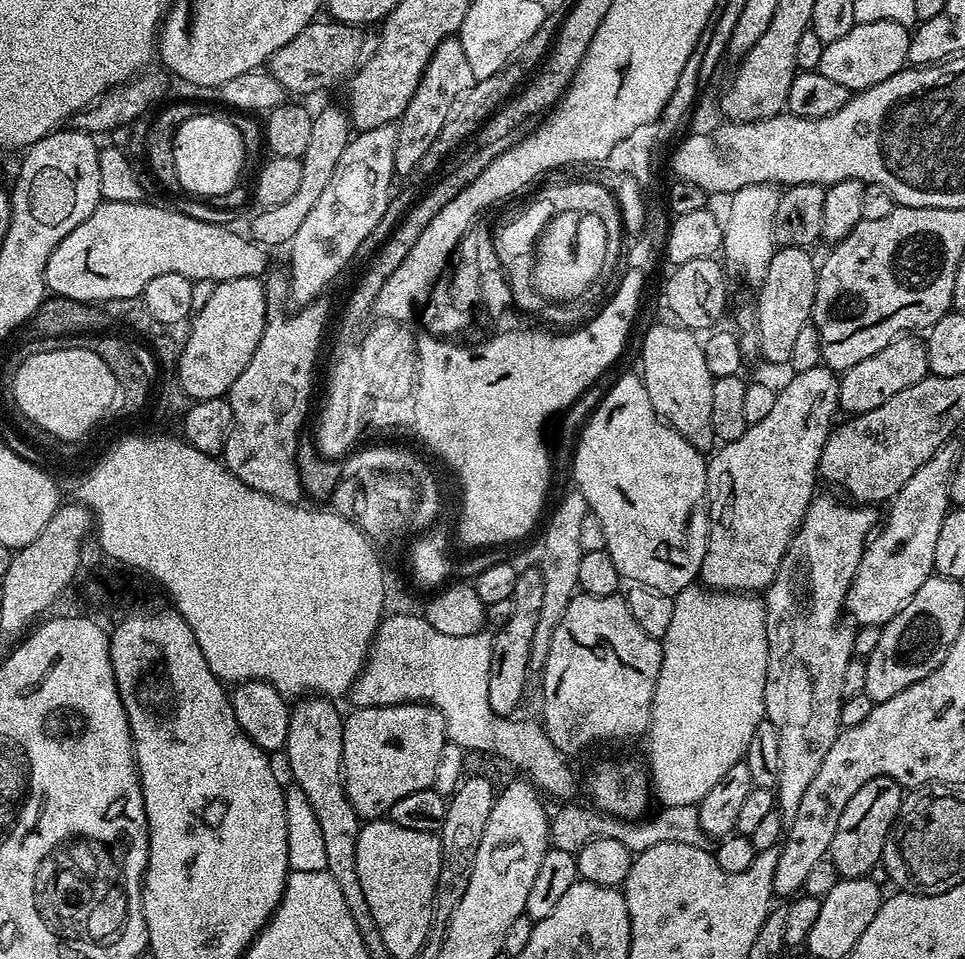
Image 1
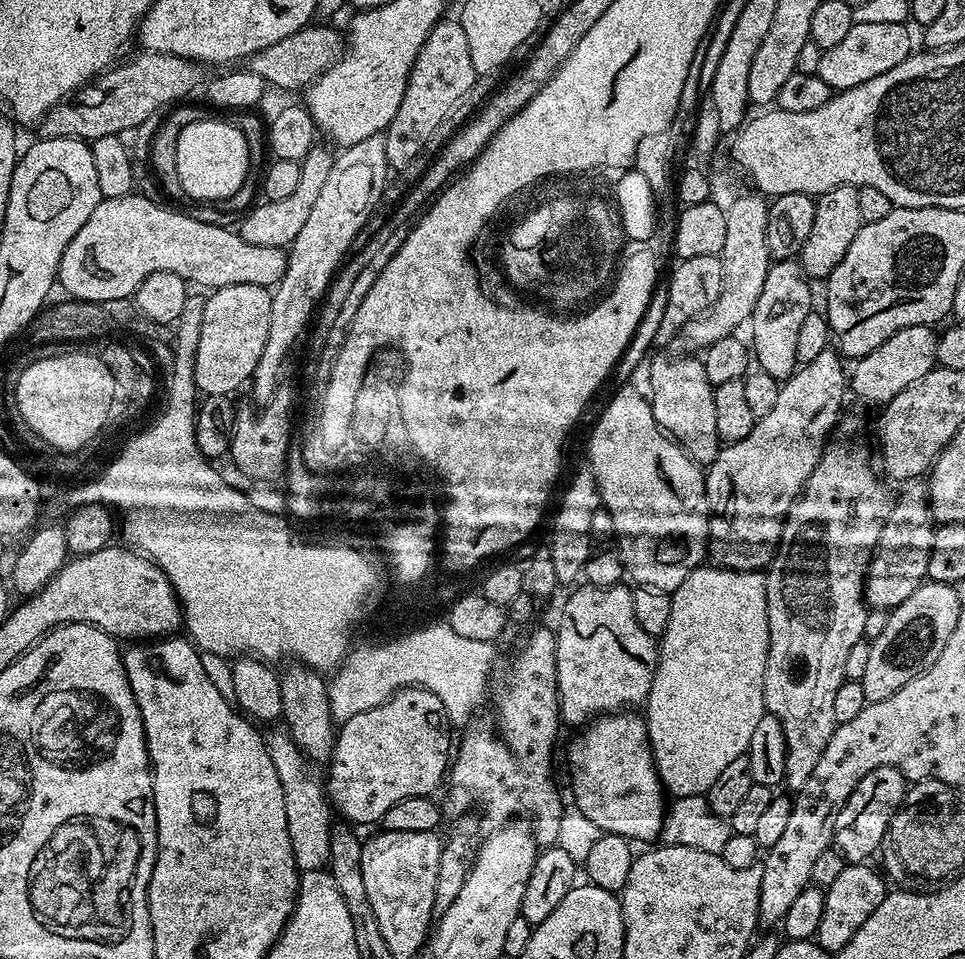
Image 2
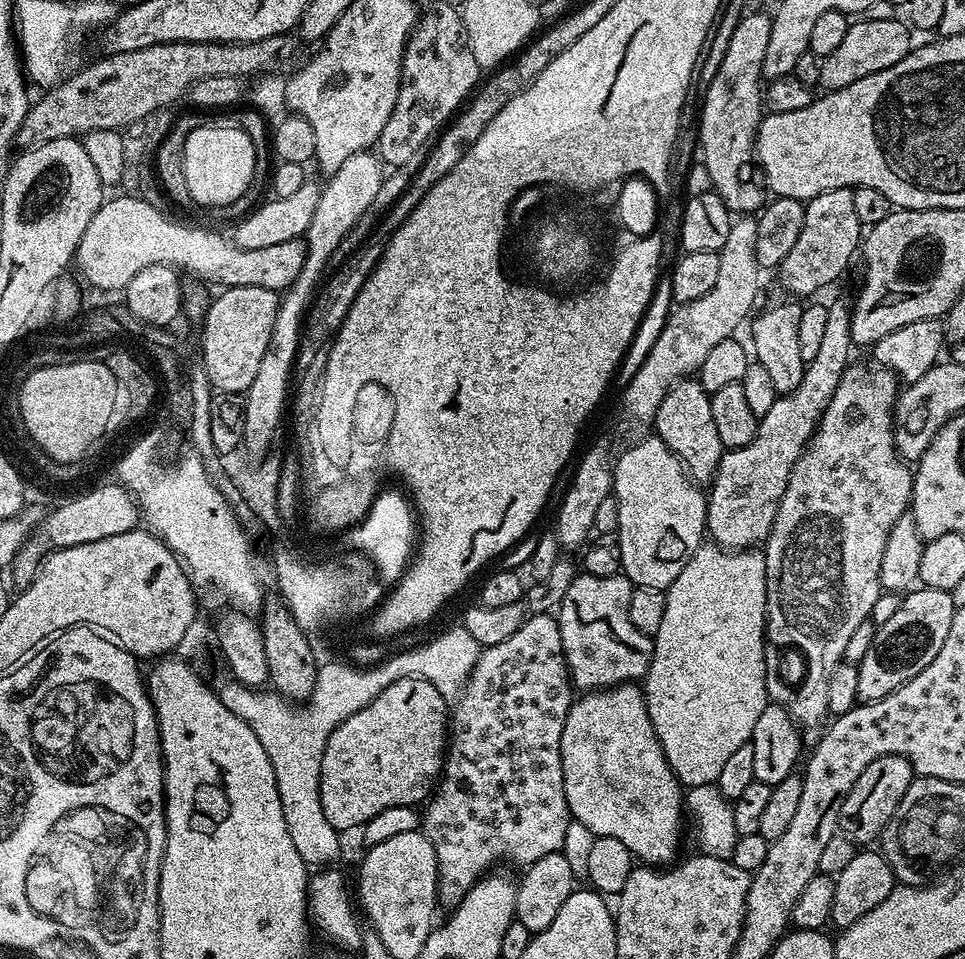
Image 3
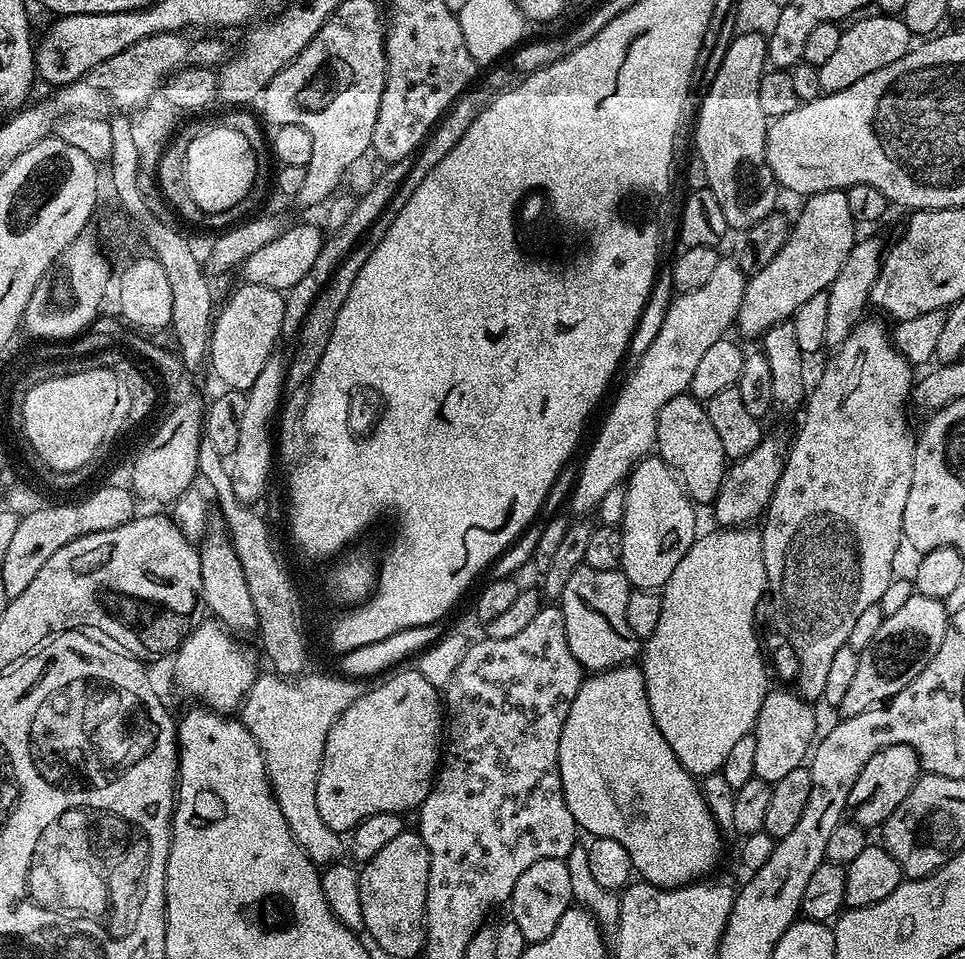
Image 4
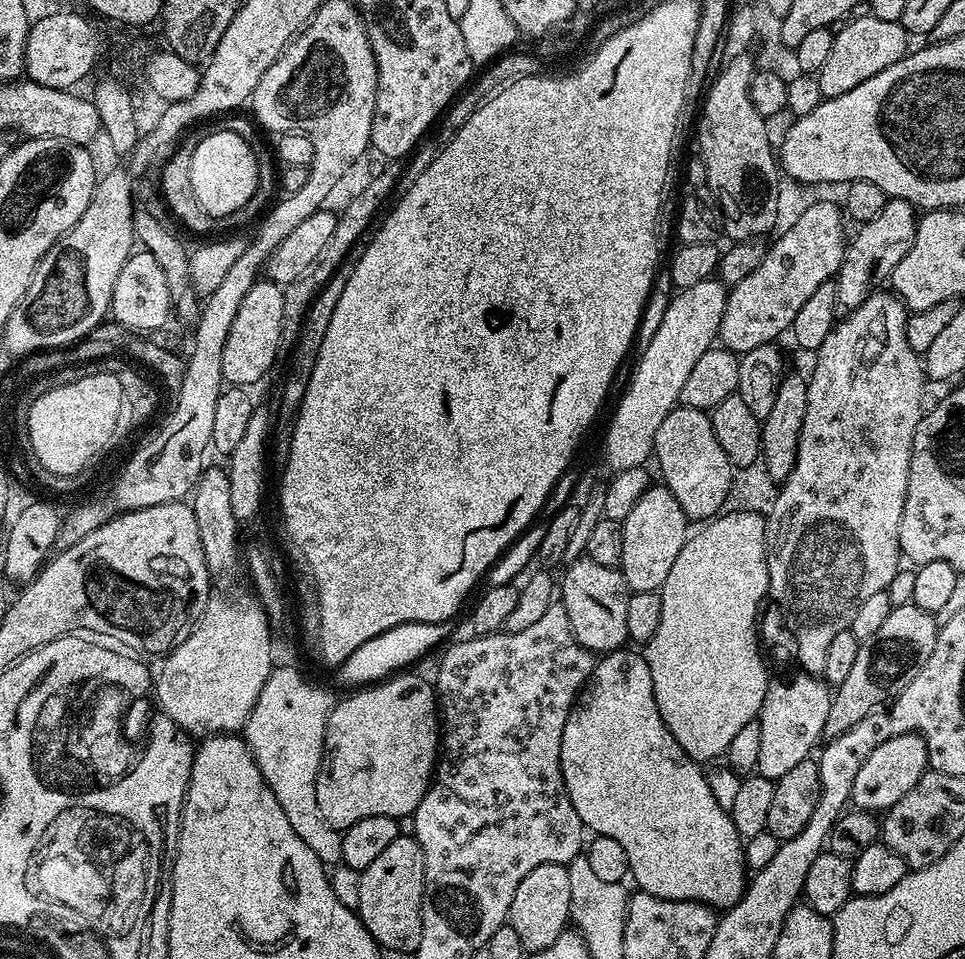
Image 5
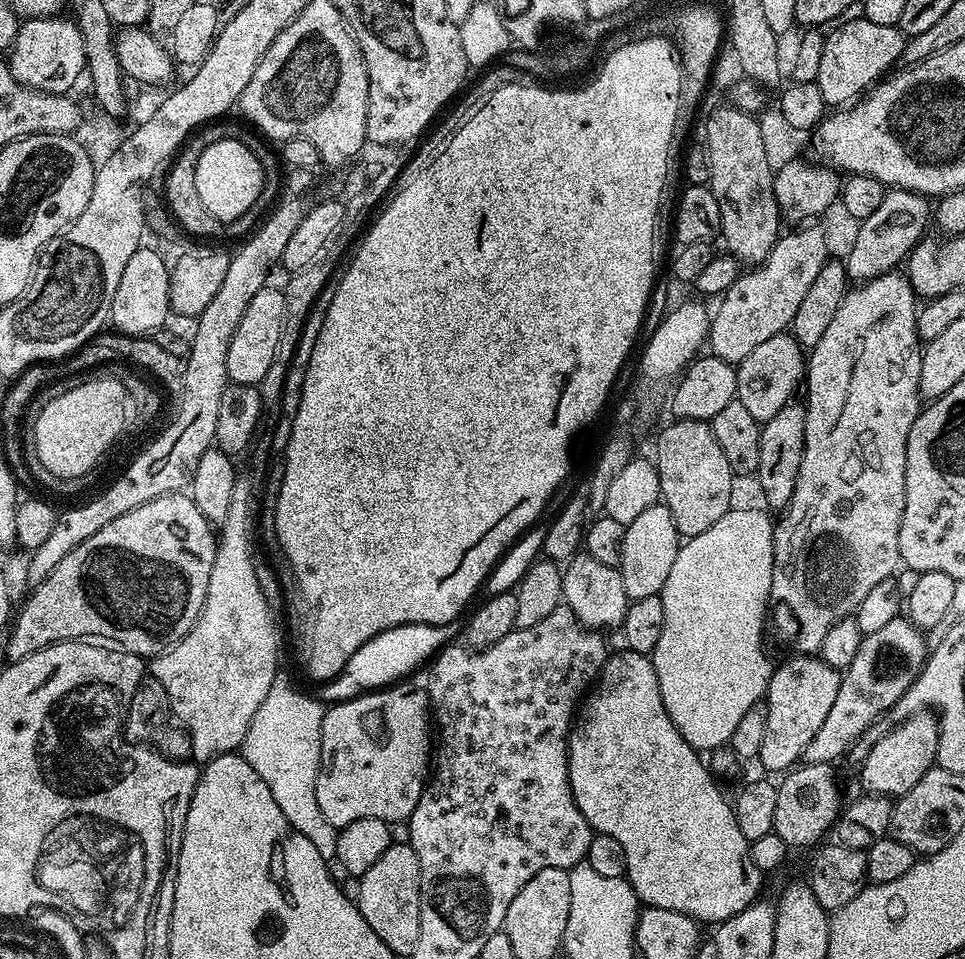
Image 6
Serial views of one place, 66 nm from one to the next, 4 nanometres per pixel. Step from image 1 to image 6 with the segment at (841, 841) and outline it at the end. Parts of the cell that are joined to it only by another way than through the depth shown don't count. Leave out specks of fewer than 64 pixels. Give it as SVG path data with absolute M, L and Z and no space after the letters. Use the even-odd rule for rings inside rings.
M925 710L907 716L905 720L893 723L892 729L866 754L859 765L860 784L865 793L899 798L905 796L910 786L918 783L918 778L926 774L935 764L938 754L939 721L931 711Z

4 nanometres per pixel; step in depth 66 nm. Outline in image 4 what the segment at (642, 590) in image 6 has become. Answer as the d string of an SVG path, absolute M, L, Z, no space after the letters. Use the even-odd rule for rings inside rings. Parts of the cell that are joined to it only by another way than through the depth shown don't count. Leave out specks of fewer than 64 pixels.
M649 455L632 469L626 484L626 514L620 528L620 568L632 588L663 589L670 574L674 574L674 566L686 558L686 550L698 539L696 511L697 505L685 492L679 475L659 455Z

